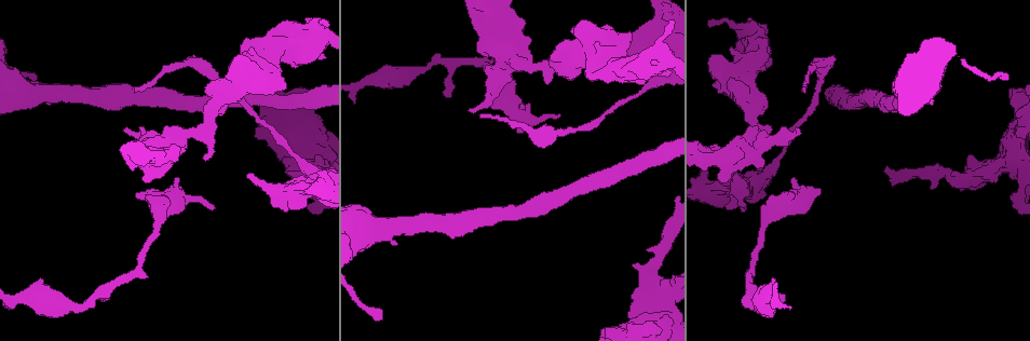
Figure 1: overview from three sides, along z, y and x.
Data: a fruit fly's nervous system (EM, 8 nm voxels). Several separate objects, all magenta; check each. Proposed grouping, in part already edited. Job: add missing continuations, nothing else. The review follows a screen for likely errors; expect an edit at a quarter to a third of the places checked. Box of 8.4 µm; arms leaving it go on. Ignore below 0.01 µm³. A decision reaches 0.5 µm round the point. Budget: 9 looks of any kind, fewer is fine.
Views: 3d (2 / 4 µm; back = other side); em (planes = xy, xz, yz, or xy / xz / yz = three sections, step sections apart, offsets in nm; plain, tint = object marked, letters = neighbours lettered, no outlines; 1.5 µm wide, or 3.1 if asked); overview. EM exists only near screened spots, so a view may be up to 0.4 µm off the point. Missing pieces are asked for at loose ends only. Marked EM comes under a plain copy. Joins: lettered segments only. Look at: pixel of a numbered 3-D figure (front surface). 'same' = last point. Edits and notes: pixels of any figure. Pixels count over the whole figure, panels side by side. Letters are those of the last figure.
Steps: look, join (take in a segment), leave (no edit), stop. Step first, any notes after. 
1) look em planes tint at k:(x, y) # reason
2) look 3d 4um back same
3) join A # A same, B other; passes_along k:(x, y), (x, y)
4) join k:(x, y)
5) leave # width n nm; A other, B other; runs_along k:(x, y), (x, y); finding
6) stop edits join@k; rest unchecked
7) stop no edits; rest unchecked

look em planes letters at 1:(737, 174)

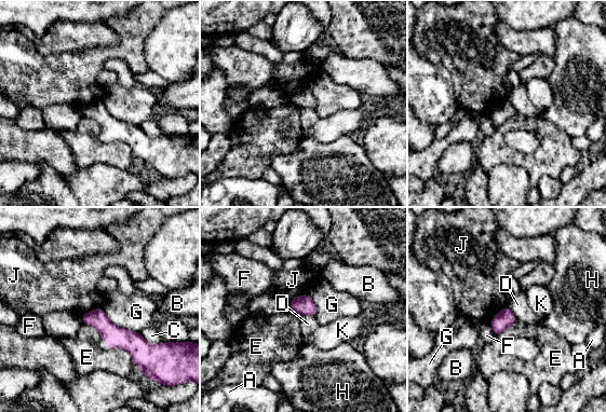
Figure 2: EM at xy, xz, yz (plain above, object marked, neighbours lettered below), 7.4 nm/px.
leave # A other, B other, C other, D other, E other, F other, G other, H other, J other, K other; border 2:(300, 313), (314, 317); none of them fits

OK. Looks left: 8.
look em planes letters at 1:(317, 173) # stops while still wide

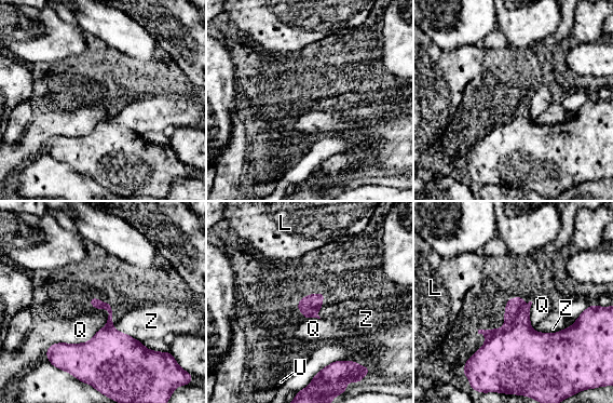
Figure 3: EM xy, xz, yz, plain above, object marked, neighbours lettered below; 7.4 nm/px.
leave # L other, Q other, U other, Z other; border 3:(109, 310), (89, 340), (44, 354); none of them fits

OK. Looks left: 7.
look em yz step 4 letters at 1:(176, 177) # an open end

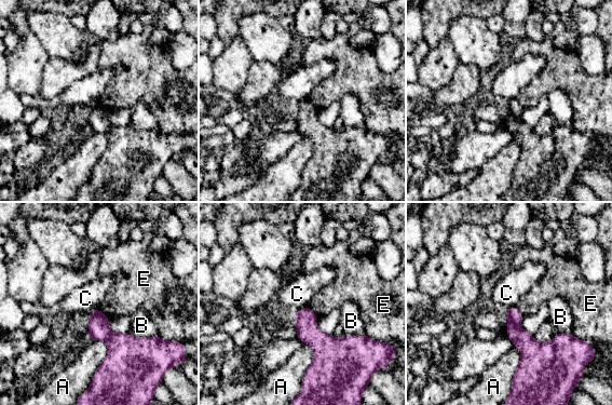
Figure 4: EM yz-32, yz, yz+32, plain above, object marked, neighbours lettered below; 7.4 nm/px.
leave # longest_contact A 340 nm; A other, B other, C other, E other; no lettered segment goes on from it

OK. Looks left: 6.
look em planes letters at 1:(783, 299) # free end

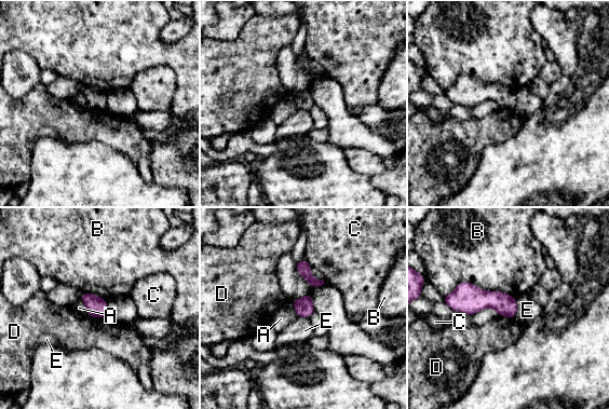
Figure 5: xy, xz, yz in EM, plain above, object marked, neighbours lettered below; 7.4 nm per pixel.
leave # longest_contact B 550 nm; A other, B other, C other, D other, E other; none of them fits

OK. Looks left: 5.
stop no edits; rest unchecked

